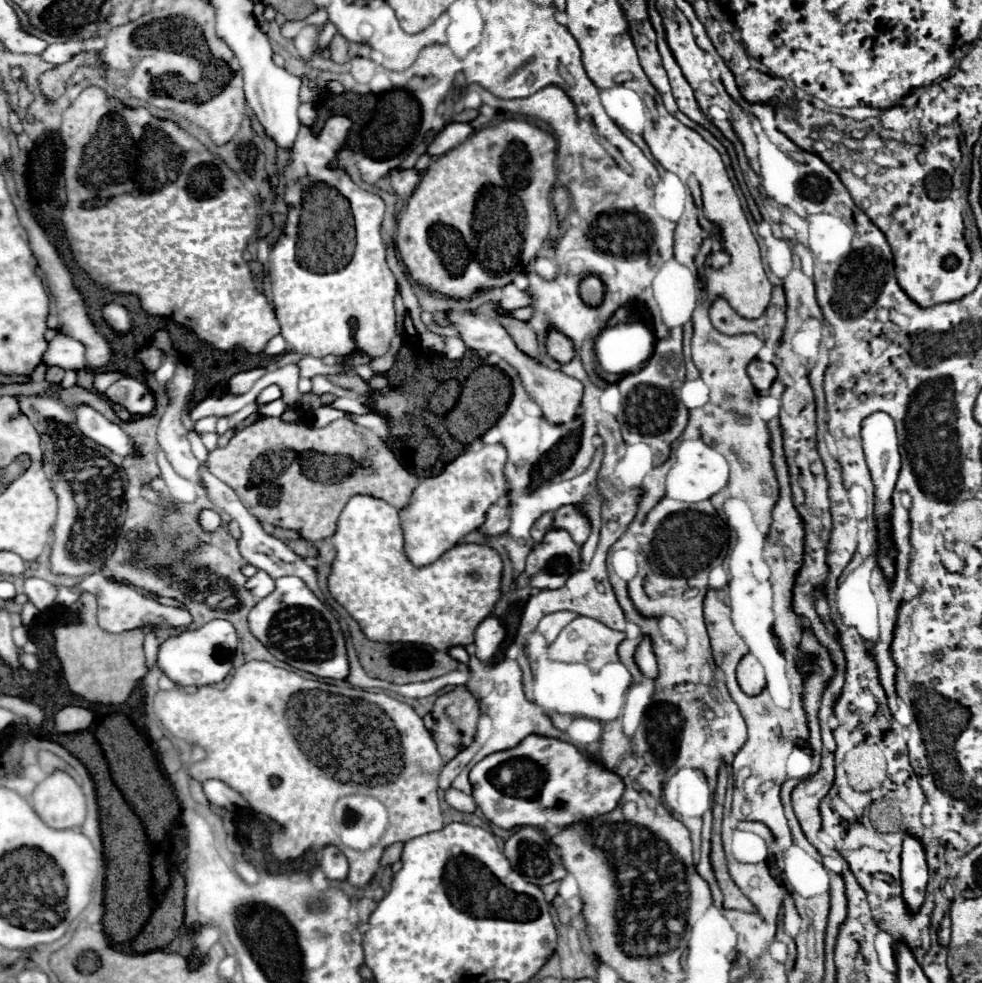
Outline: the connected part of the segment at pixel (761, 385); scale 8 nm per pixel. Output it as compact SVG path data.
M754 359L746 367L746 373L758 391L766 391L772 385L772 381L776 379L776 367L772 363L766 363L760 359Z

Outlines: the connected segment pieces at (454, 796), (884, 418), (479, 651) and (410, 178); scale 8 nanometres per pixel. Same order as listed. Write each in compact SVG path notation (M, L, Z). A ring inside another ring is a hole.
M448 787L448 789L446 789L444 799L446 799L446 803L448 803L450 807L454 807L454 809L458 809L458 811L464 811L464 813L474 813L474 809L476 809L474 799L472 799L470 795L464 795L462 791L458 791L458 789L454 789L454 787Z
M876 411L876 413L868 415L862 421L862 441L864 441L864 453L866 453L868 469L872 473L874 485L876 485L876 521L878 521L878 527L880 527L880 567L884 569L884 573L888 577L892 577L894 575L894 547L892 547L890 539L886 537L886 531L888 531L888 515L892 511L890 497L892 497L894 483L896 483L898 471L900 471L900 453L898 453L894 419L884 411Z
M486 617L474 635L474 645L476 645L476 657L482 663L490 663L494 653L498 651L498 645L504 639L504 627L496 617Z
M408 169L408 171L392 171L390 173L390 185L392 185L392 189L394 189L394 193L398 197L412 195L414 187L418 185L418 179L420 179L420 173L416 173L414 169Z

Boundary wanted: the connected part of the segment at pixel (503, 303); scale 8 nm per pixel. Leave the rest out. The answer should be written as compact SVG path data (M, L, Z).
M512 283L502 289L502 295L498 299L498 305L502 309L518 309L518 307L526 307L530 303L532 303L532 297L524 291L518 291Z

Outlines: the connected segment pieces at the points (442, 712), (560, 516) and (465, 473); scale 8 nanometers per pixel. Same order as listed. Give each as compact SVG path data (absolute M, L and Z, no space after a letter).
M456 687L438 697L432 709L432 737L442 761L448 763L456 753L468 747L476 735L480 705L466 687Z
M566 505L566 507L560 507L556 513L554 513L554 521L552 521L552 527L554 529L564 529L570 533L570 537L574 539L574 543L582 545L588 535L590 535L590 523L588 519L580 513L578 507L574 505Z
M500 443L486 445L480 451L466 451L458 455L444 467L444 471L434 477L426 477L416 485L408 505L400 509L404 551L410 563L426 567L452 549L464 535L482 527L488 507L506 493L506 479L502 471L504 463L506 449Z

